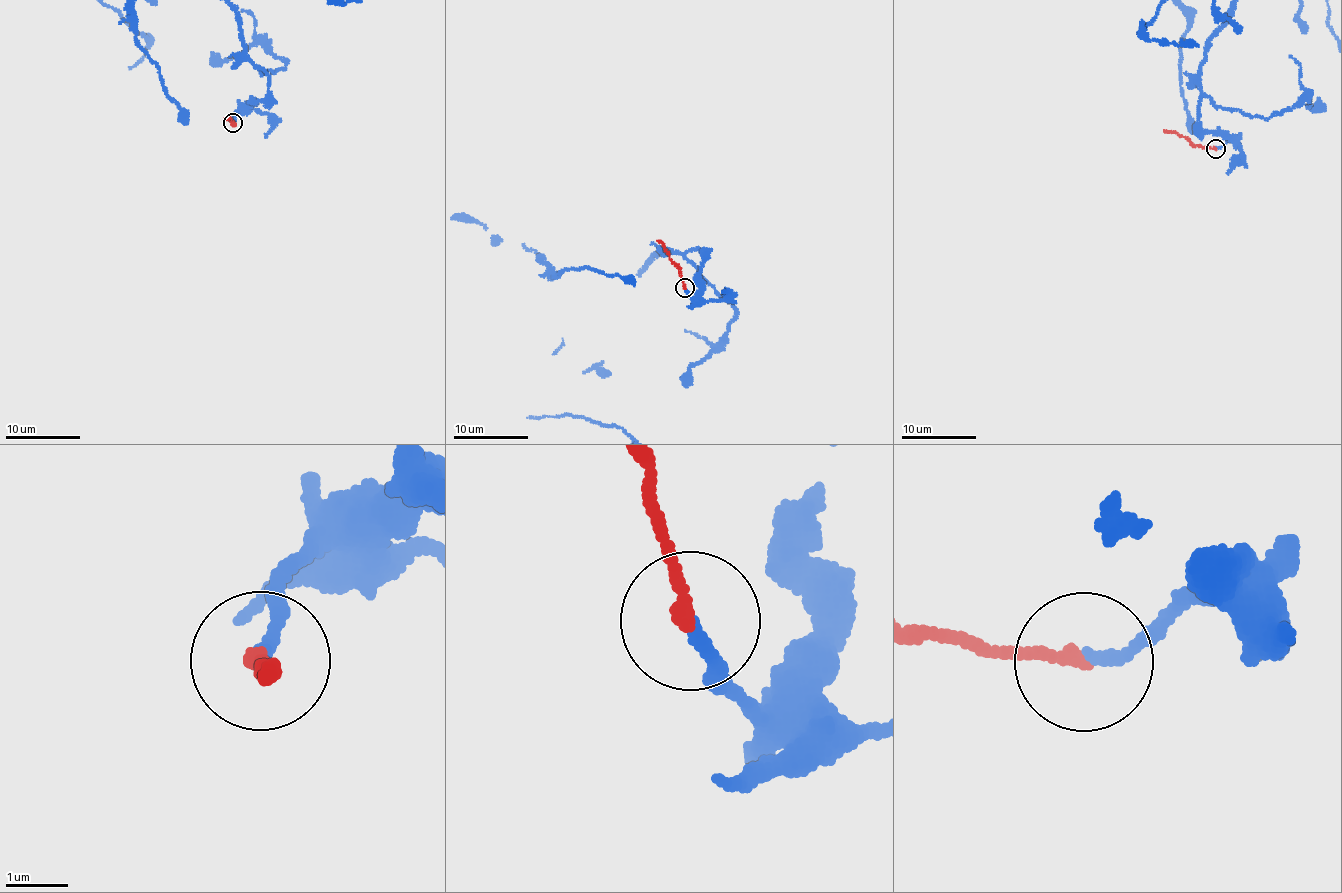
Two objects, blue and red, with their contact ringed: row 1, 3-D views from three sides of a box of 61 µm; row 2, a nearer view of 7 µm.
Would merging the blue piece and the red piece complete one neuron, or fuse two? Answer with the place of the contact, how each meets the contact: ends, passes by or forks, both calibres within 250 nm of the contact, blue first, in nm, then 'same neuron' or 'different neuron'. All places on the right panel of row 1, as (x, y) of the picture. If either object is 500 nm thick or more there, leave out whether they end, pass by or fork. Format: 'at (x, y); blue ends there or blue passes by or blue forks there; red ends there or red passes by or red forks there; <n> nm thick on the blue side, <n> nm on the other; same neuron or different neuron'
at (1215, 149); blue ends there; red ends there; 200 nm thick on the blue side, 220 nm on the other; same neuron

